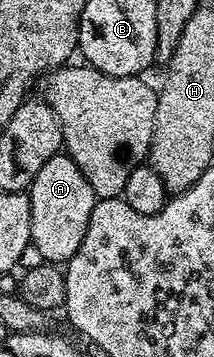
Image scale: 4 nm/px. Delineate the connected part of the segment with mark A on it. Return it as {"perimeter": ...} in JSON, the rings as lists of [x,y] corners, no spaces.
{"perimeter":[[[57,154],[37,170],[37,178],[33,178],[29,189],[31,198],[31,248],[39,251],[44,261],[63,266],[77,254],[77,246],[81,246],[85,238],[85,230],[89,230],[89,214],[93,214],[96,202],[95,191],[91,183],[81,174],[77,162],[66,154]]]}

